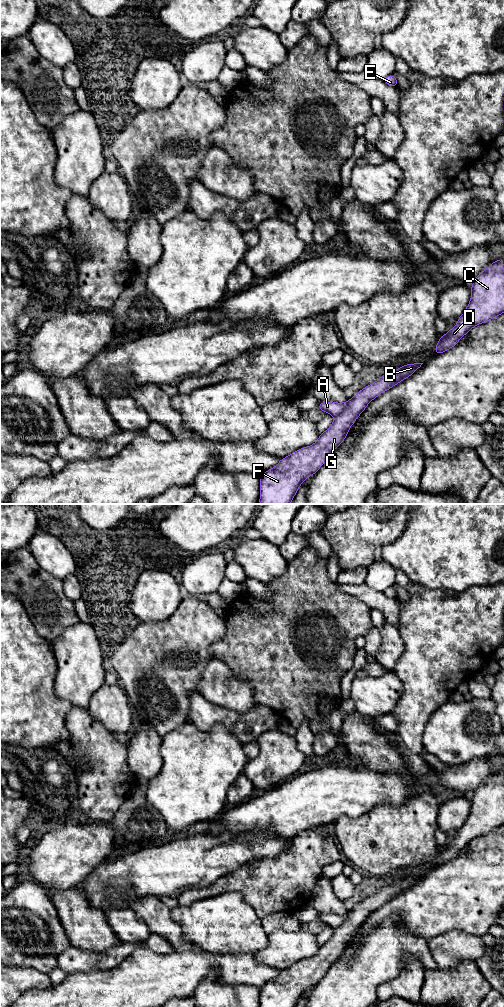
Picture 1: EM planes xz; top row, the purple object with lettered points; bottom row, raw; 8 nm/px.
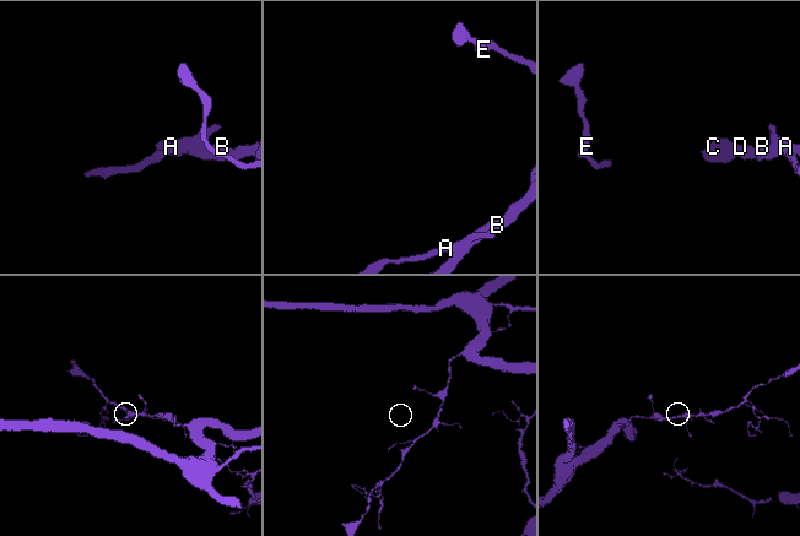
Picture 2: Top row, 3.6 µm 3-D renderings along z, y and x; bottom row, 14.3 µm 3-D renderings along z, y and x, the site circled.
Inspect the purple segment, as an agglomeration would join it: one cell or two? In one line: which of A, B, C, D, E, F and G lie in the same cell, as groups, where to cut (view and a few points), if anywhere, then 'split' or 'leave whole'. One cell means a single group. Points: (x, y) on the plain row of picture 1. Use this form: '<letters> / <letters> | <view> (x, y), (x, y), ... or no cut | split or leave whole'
A B C D E F G | no cut | leave whole

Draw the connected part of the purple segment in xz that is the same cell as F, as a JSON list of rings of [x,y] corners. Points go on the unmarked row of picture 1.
[[[423,875],[406,876],[381,888],[376,894],[361,901],[345,915],[337,915],[335,913],[320,914],[317,920],[335,929],[332,937],[319,947],[318,952],[314,956],[296,962],[289,968],[282,970],[275,979],[268,981],[260,989],[260,1007],[296,1007],[301,995],[315,986],[328,972],[333,963],[345,952],[350,939],[365,922],[367,917],[382,904],[389,902],[402,892],[410,889],[422,876]]]

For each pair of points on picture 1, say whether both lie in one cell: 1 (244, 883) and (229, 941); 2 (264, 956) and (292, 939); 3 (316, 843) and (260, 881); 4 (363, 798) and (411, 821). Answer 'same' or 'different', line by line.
1: different
2: same
3: same
4: different

